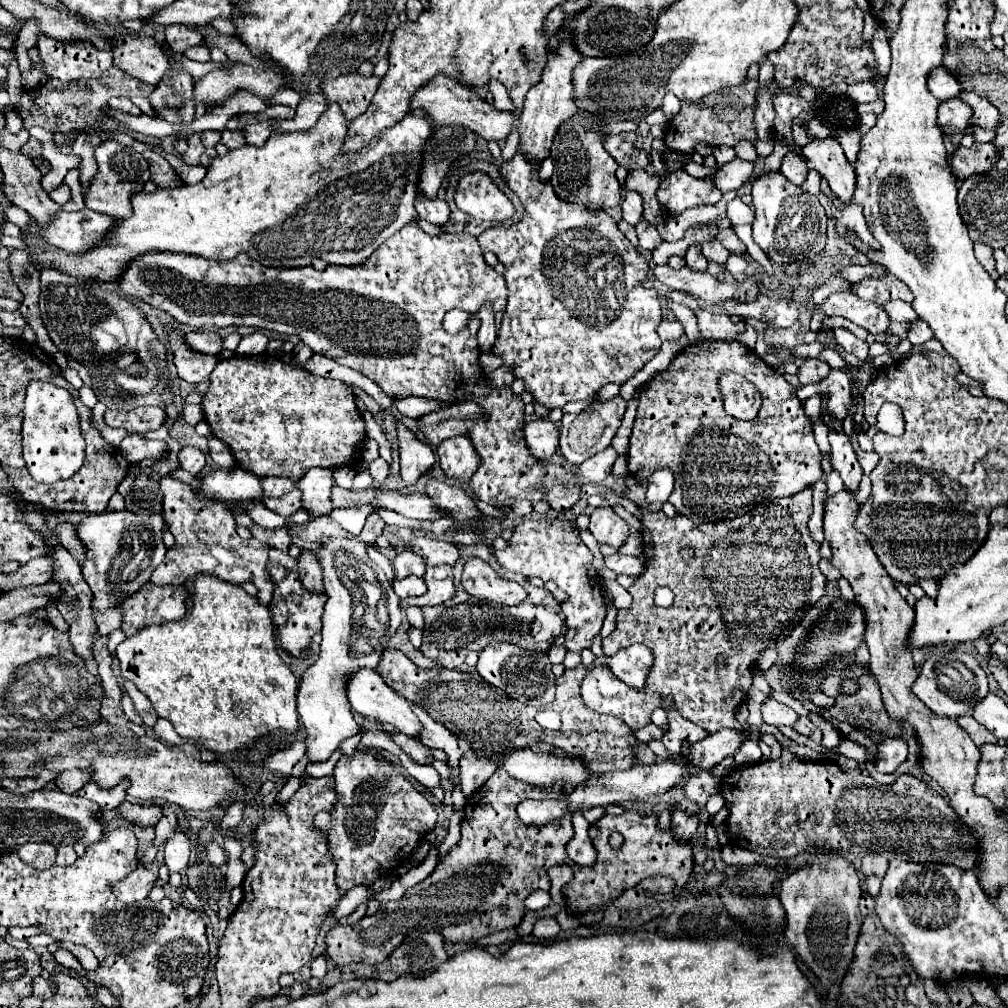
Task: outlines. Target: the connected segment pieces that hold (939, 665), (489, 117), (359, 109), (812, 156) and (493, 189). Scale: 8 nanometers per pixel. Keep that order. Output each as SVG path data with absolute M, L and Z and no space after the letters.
M952 649L952 651L944 651L944 653L934 653L924 661L916 683L912 685L912 691L936 715L958 719L958 717L966 715L976 705L976 701L986 697L988 679L974 655Z
M442 73L436 75L428 85L422 85L412 101L410 101L410 109L418 109L422 107L432 119L436 125L462 125L462 127L468 127L472 133L484 137L486 141L494 139L504 139L508 137L510 133L510 125L512 125L512 113L510 111L498 111L494 109L490 103L482 101L476 93L464 89L456 79L450 79L450 77L444 77Z
M348 73L344 77L324 81L324 85L320 85L320 93L328 101L338 103L342 111L348 113L346 119L352 121L354 117L362 115L370 107L378 85L380 85L380 77L376 75L364 77L360 73Z
M810 137L810 143L802 147L802 155L806 159L808 169L818 171L828 181L832 193L838 199L846 203L852 199L856 189L856 173L850 161L846 159L838 139Z
M482 171L460 177L454 191L454 201L458 209L476 219L504 221L516 215L512 201L498 189L490 175Z

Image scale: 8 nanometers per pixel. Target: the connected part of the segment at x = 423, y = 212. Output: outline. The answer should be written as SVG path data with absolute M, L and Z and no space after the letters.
M418 195L416 199L416 211L422 219L434 223L434 225L444 225L448 221L448 215L450 215L450 209L446 205L444 199L428 199L424 195Z

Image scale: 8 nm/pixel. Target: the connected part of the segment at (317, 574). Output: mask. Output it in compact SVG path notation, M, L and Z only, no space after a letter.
M302 551L302 555L298 557L298 573L300 573L304 589L308 589L312 593L322 593L324 591L320 561L314 553Z

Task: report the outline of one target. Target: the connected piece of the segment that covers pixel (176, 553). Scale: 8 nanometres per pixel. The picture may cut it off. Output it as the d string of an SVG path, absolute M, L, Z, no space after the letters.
M168 475L162 477L160 491L164 495L164 519L176 537L176 543L168 549L166 559L154 569L150 581L154 585L182 585L198 573L210 573L228 583L252 581L258 589L258 601L268 605L268 601L272 601L272 581L268 581L268 573L264 573L264 567L268 569L268 547L258 543L238 543L234 515L224 503L208 501Z

